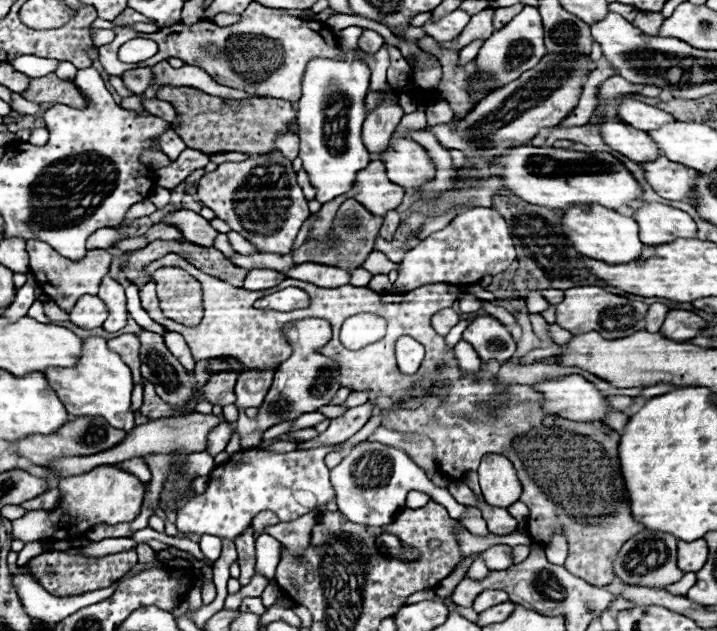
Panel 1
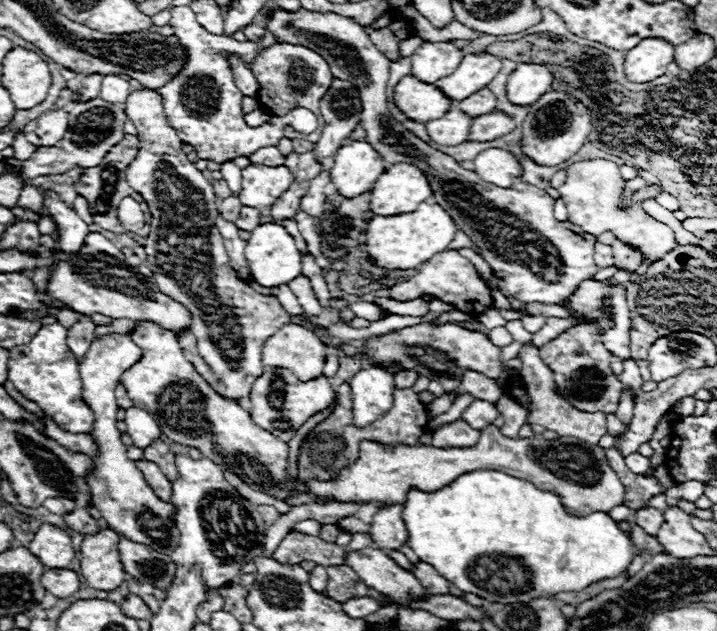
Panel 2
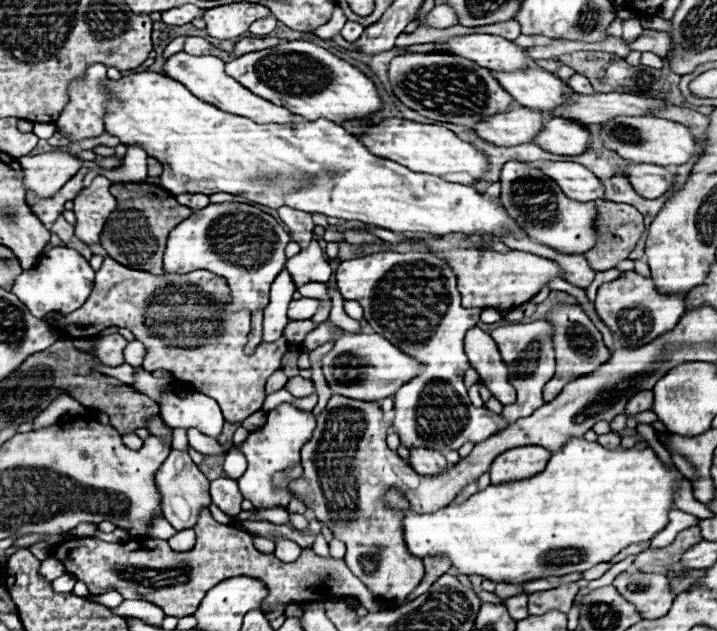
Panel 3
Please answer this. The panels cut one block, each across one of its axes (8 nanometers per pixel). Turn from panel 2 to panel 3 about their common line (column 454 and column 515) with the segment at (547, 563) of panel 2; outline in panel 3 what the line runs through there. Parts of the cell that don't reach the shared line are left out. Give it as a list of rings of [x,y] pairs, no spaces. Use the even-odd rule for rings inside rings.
[[[570,440],[560,452],[554,452],[552,458],[548,460],[548,466],[544,472],[538,472],[530,478],[522,478],[522,480],[512,480],[512,482],[504,482],[504,484],[490,484],[488,488],[472,494],[468,500],[464,500],[462,504],[448,504],[446,508],[438,510],[438,512],[430,512],[430,514],[418,514],[412,512],[408,506],[408,500],[404,500],[404,494],[400,494],[398,490],[390,490],[388,498],[384,498],[388,502],[388,506],[392,506],[394,510],[400,510],[404,514],[402,522],[404,522],[404,540],[408,546],[408,552],[416,554],[418,558],[428,558],[428,556],[446,556],[450,558],[452,566],[456,568],[458,574],[478,574],[486,580],[492,582],[508,582],[508,584],[524,584],[530,580],[540,580],[540,578],[548,578],[548,576],[566,576],[572,572],[584,572],[600,562],[608,562],[610,558],[614,558],[622,548],[630,546],[630,544],[638,544],[644,540],[652,540],[654,534],[658,534],[666,524],[668,524],[668,512],[672,508],[672,496],[674,496],[674,482],[678,480],[676,474],[672,474],[660,460],[658,456],[652,452],[652,448],[648,450],[606,450],[602,448],[598,442],[586,442],[586,440]]]

